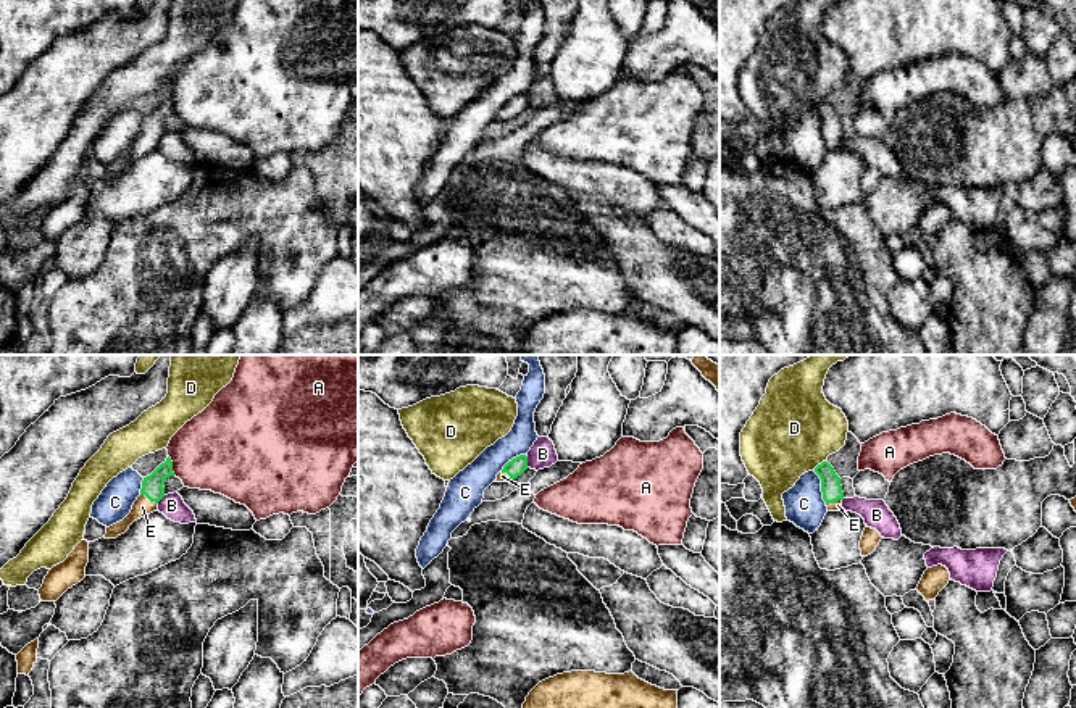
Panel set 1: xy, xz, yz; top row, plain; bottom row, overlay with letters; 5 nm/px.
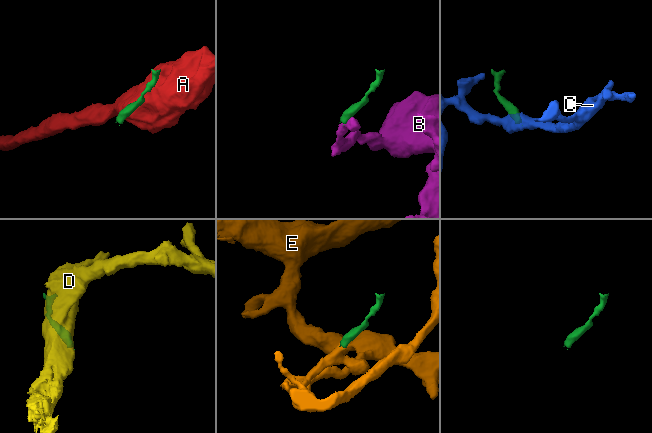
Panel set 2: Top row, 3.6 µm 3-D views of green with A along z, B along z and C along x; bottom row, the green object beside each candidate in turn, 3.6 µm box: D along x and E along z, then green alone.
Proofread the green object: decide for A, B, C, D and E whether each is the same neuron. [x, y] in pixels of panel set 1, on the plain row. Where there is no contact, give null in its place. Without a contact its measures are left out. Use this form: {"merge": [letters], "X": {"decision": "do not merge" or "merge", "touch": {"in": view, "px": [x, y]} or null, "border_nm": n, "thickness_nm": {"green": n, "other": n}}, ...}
{"merge": ["E"], "A": {"decision": "do not merge", "touch": {"in": "xy", "px": [171, 104]}, "border_nm": 110, "thickness_nm": {"green": 110, "other": 400}}, "B": {"decision": "do not merge", "touch": {"in": "xz", "px": [526, 100]}, "border_nm": 70, "thickness_nm": {"green": 90, "other": 140}}, "C": {"decision": "do not merge", "touch": {"in": "yz", "px": [821, 126]}, "border_nm": 170, "thickness_nm": {"green": 100, "other": 190}}, "D": {"decision": "do not merge", "touch": {"in": "yz", "px": [818, 104]}, "border_nm": 80, "thickness_nm": {"green": 100, "other": 420}}, "E": {"decision": "merge", "touch": {"in": "xy", "px": [149, 137]}, "border_nm": 100, "thickness_nm": {"green": 110, "other": 90}}}

